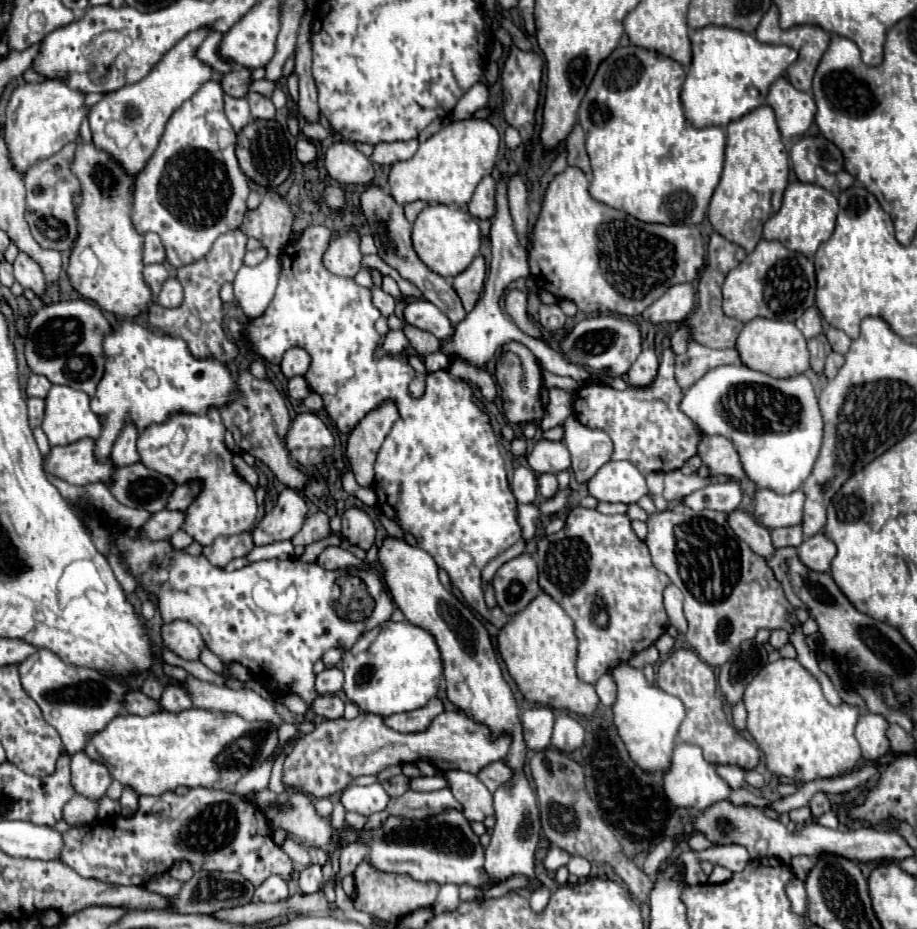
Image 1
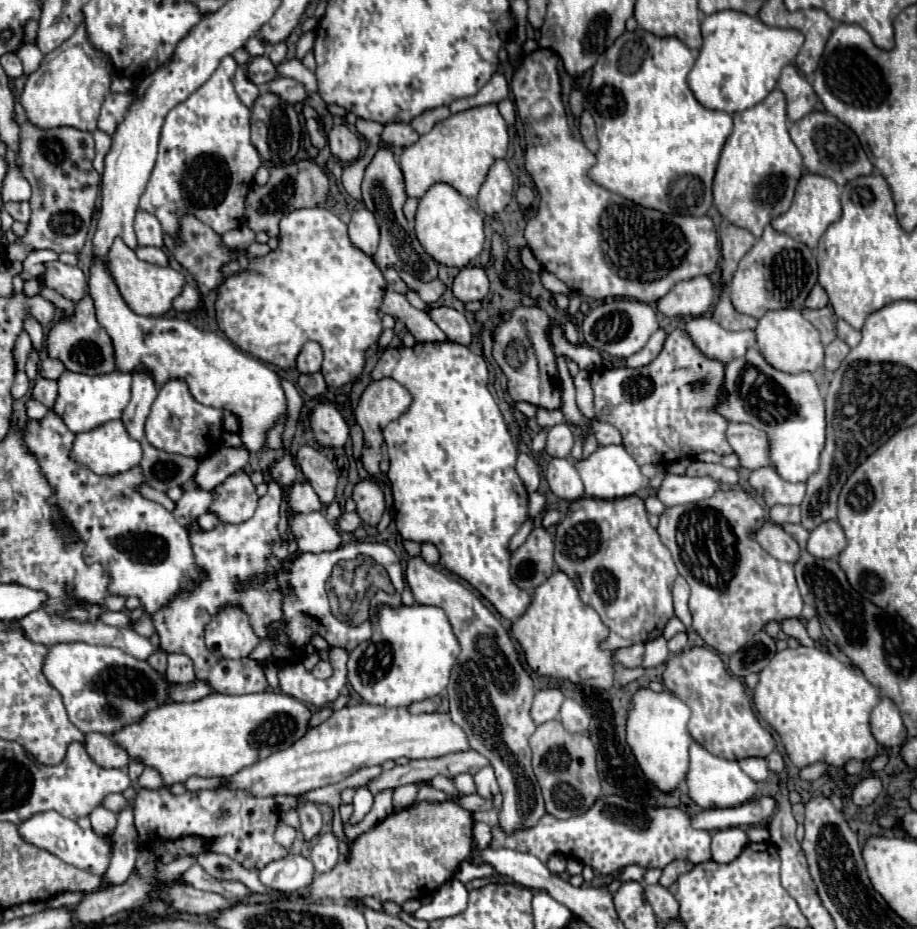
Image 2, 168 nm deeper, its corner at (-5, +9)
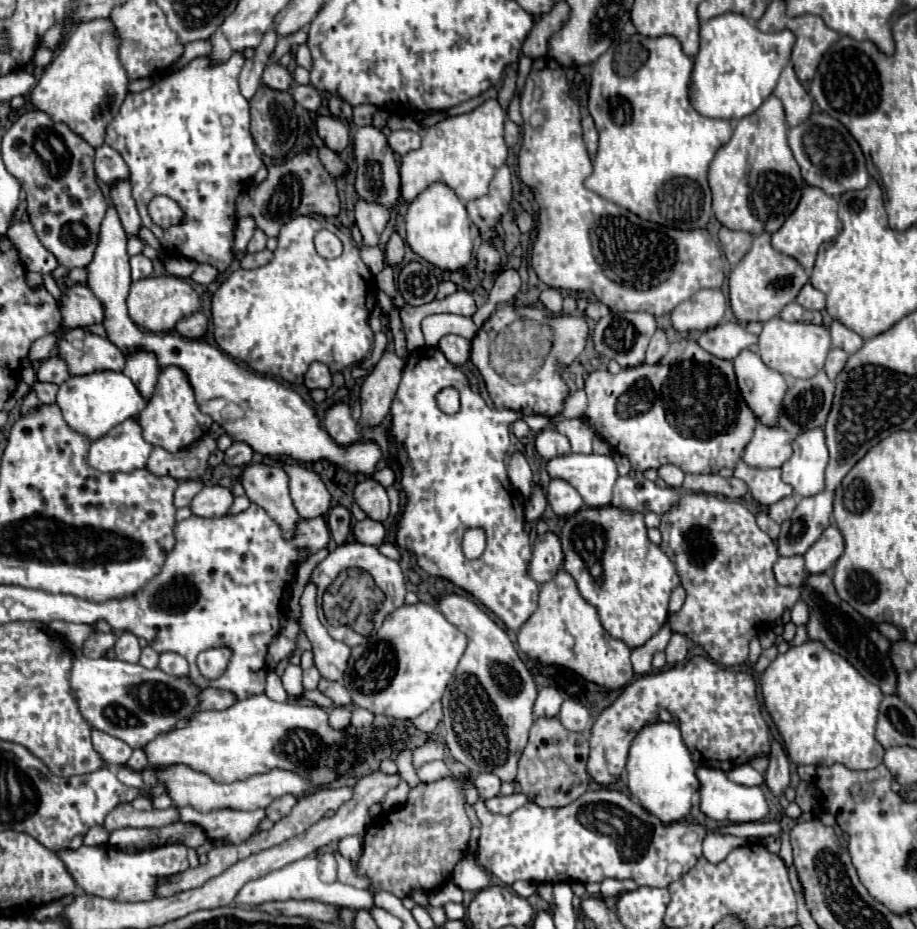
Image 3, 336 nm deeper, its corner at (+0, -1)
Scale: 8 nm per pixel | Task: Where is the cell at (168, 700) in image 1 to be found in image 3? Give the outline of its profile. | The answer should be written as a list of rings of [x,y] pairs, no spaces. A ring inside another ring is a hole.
[[[162,652],[158,668],[172,676],[188,676],[188,662],[184,656],[176,652]]]

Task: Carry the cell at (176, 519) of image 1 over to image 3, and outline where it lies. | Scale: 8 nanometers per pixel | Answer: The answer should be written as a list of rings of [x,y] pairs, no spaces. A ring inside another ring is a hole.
[[[206,486],[200,494],[194,496],[190,508],[192,514],[204,516],[204,518],[214,518],[214,516],[224,516],[234,502],[234,494],[224,488],[224,486]]]

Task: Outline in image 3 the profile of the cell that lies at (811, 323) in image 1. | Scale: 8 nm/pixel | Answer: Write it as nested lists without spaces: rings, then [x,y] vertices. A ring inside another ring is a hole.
[[[806,284],[798,294],[796,302],[806,310],[822,310],[826,306],[826,296],[820,290],[816,290],[812,284]]]

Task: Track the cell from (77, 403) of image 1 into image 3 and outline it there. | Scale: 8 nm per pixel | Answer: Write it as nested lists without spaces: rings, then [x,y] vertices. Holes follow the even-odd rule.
[[[102,370],[86,376],[72,376],[70,380],[66,380],[60,386],[56,404],[60,406],[62,416],[70,428],[86,434],[90,440],[98,440],[116,424],[140,414],[146,408],[146,398],[122,372]]]

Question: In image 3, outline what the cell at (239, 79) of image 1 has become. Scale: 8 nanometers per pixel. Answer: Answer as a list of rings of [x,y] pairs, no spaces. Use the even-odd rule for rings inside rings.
[[[272,62],[266,66],[264,70],[264,76],[262,76],[262,84],[274,88],[274,90],[288,90],[292,86],[292,74],[288,68]]]

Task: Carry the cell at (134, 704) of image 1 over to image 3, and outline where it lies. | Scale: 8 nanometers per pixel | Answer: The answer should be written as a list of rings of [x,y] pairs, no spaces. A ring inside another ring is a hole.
[[[204,688],[200,694],[200,710],[226,710],[232,704],[236,704],[236,696],[220,688]]]

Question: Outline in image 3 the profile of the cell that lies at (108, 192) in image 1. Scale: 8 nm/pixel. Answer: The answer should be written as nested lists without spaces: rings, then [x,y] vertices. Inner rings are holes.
[[[158,276],[158,278],[138,280],[130,286],[128,314],[134,320],[134,324],[142,326],[144,330],[150,330],[156,334],[172,332],[174,324],[178,324],[182,316],[190,316],[190,312],[200,312],[200,310],[202,310],[202,298],[184,278]]]

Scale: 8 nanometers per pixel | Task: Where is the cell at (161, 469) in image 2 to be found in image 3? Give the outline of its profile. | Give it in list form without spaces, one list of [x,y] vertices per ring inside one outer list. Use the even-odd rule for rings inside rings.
[[[208,434],[178,452],[168,452],[168,450],[156,446],[146,468],[150,472],[154,472],[156,476],[168,474],[178,480],[200,478],[208,472],[208,468],[210,468],[208,458],[214,450],[216,450],[216,440]]]

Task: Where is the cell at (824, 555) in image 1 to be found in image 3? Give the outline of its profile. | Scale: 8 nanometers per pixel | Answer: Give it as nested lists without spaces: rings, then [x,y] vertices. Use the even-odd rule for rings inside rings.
[[[828,526],[820,540],[804,554],[808,572],[826,572],[844,552],[844,538],[836,526]]]

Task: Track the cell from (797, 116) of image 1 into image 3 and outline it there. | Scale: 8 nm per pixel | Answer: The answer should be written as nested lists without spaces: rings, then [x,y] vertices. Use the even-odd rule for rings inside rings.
[[[788,64],[774,88],[774,94],[782,100],[786,122],[788,126],[798,126],[802,120],[806,120],[812,112],[812,96],[806,92],[806,88],[800,84],[800,80],[794,74],[792,64]]]

